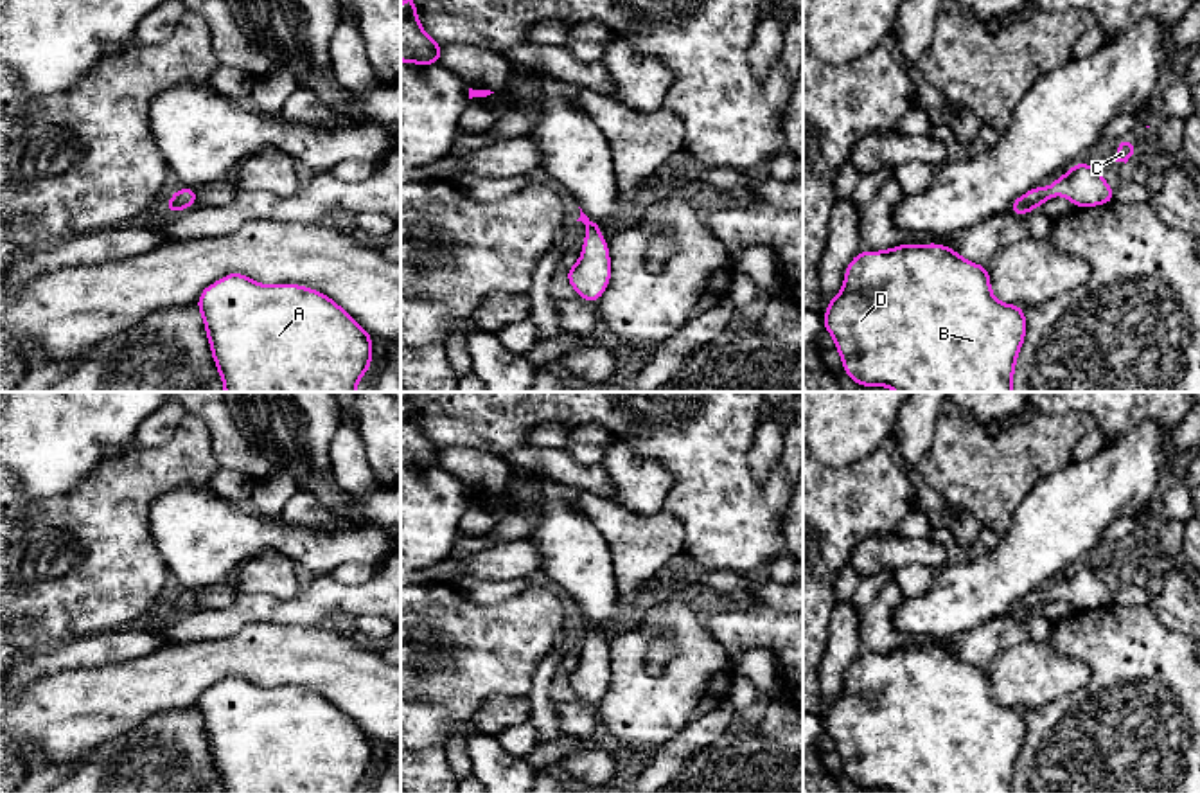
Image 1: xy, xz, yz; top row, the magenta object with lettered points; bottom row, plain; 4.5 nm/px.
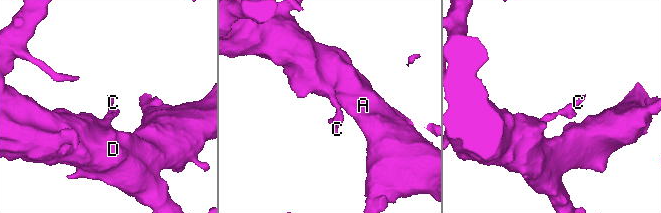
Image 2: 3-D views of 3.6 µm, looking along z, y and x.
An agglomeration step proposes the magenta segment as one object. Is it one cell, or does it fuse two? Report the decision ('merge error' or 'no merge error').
no merge error

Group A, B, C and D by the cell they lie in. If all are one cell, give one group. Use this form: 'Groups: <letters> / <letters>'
Groups: A B C D

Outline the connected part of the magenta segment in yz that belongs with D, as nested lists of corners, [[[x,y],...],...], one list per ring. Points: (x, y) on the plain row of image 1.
[[[938,646],[859,655],[846,671],[841,696],[830,701],[823,725],[835,743],[844,777],[859,789],[895,793],[1013,793],[1011,780],[1026,739],[1024,712],[992,698],[988,671]]]

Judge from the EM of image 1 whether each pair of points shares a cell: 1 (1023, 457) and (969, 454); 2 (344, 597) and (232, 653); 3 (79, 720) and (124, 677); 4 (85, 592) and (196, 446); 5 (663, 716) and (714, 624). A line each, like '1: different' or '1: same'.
1: same
2: different
3: same
4: same
5: different

